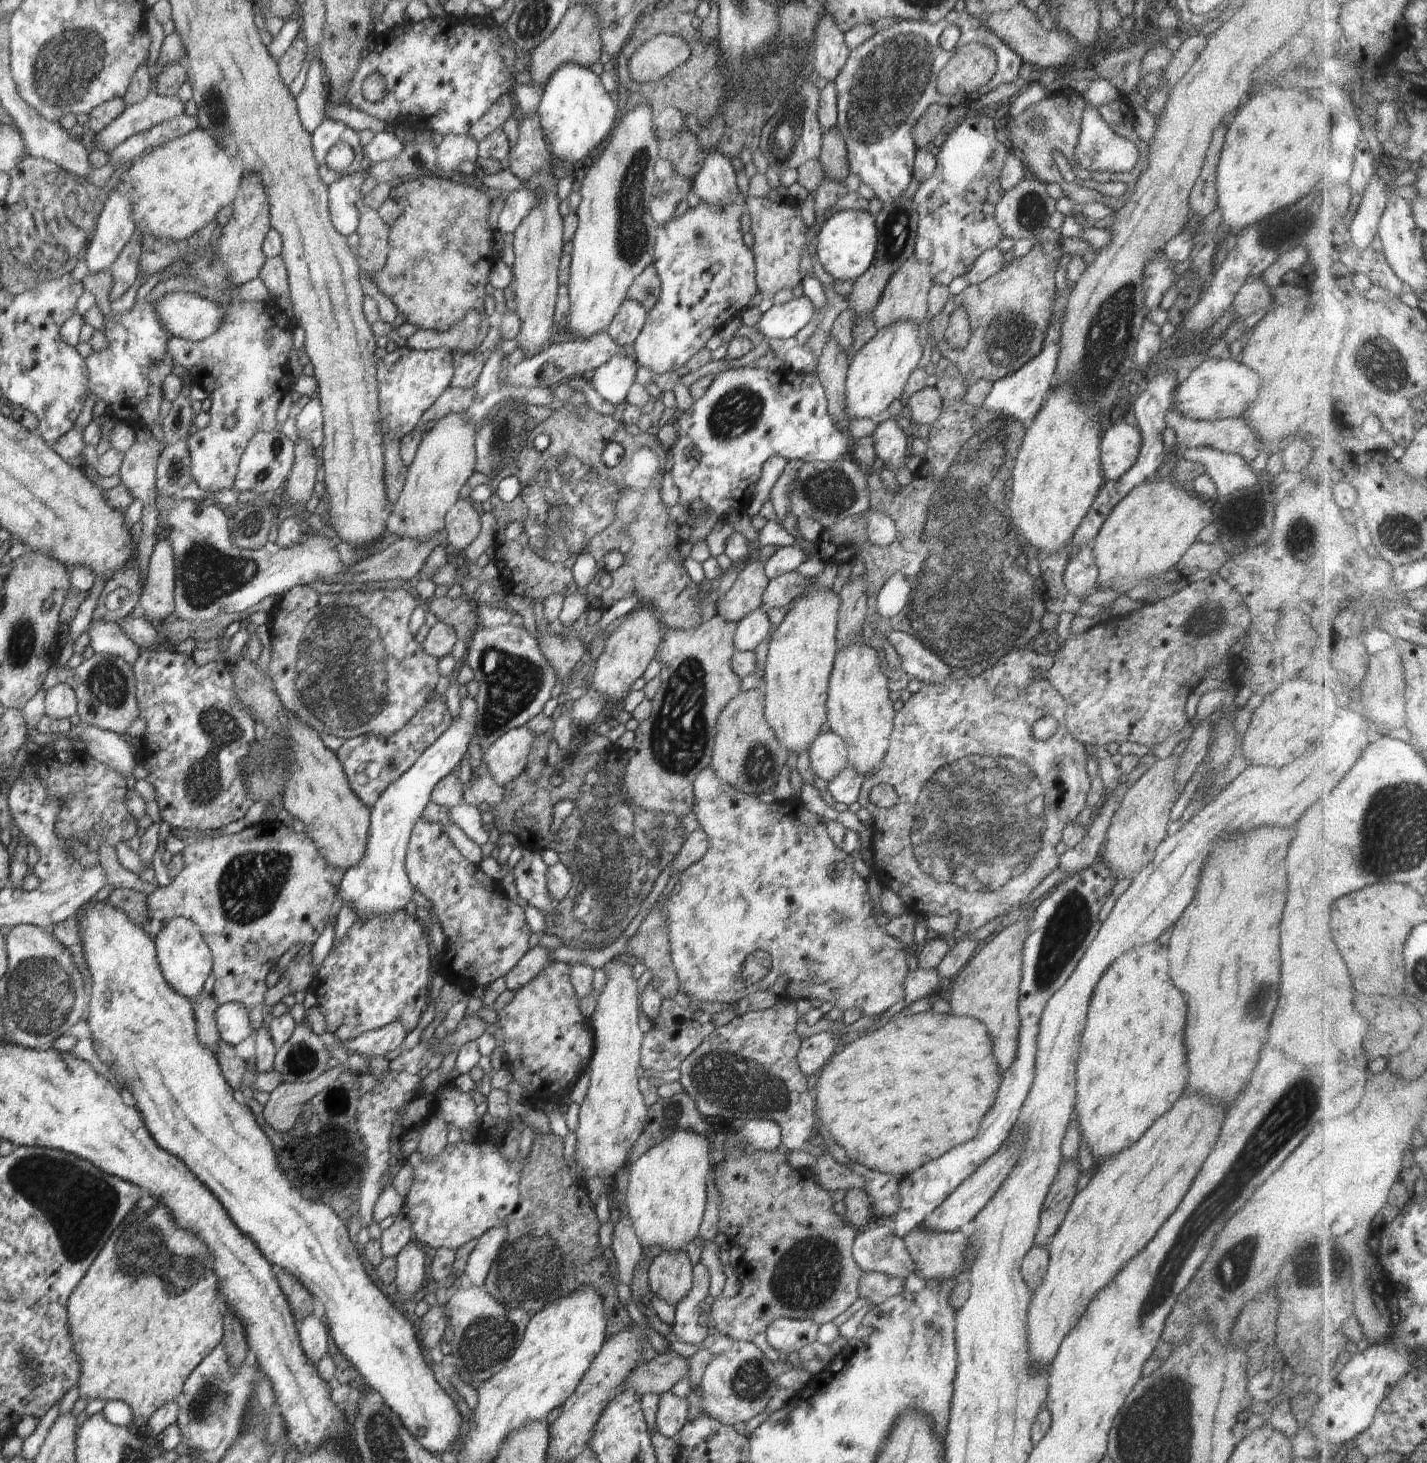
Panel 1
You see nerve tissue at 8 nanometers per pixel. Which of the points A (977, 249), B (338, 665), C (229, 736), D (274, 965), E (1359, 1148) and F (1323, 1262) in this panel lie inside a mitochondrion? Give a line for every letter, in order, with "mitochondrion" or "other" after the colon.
A: other
B: mitochondrion
C: mitochondrion
D: other
E: other
F: mitochondrion

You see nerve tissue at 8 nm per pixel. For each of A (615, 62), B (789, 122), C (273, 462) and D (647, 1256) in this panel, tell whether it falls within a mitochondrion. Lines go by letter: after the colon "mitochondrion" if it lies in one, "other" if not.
A: other
B: mitochondrion
C: mitochondrion
D: other

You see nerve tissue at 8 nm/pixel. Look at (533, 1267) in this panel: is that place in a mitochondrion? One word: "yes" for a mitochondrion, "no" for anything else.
yes

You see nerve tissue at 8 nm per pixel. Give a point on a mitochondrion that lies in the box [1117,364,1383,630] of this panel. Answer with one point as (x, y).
(1303, 543)

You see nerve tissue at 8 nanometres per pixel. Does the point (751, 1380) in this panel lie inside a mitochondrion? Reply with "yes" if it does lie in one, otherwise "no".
yes

